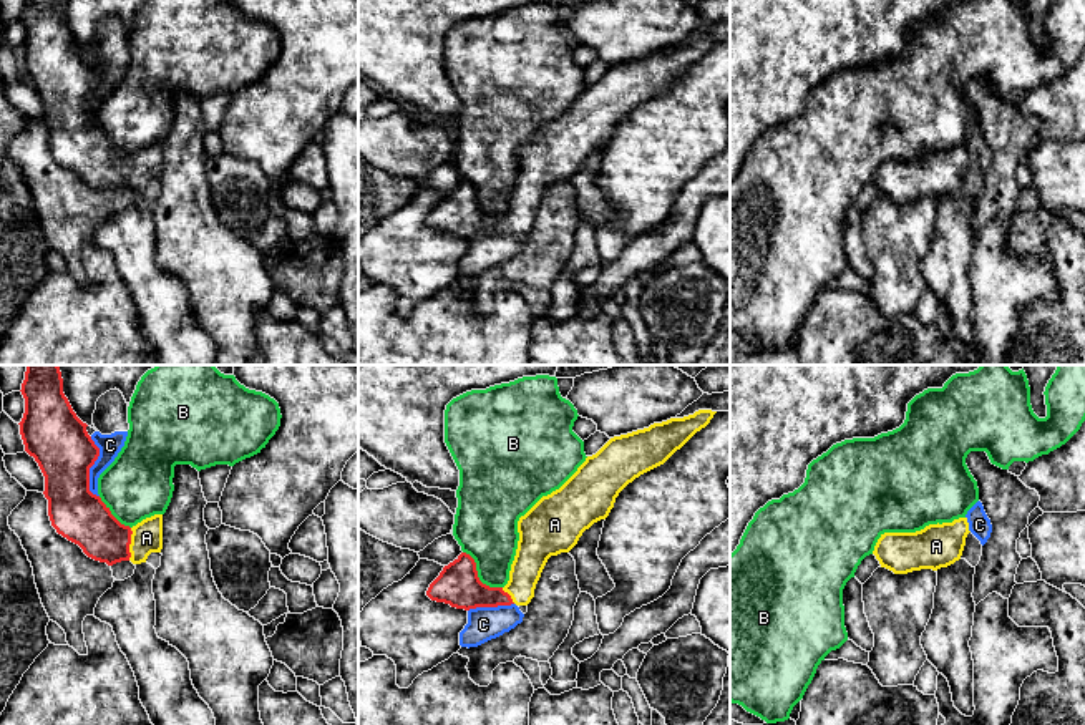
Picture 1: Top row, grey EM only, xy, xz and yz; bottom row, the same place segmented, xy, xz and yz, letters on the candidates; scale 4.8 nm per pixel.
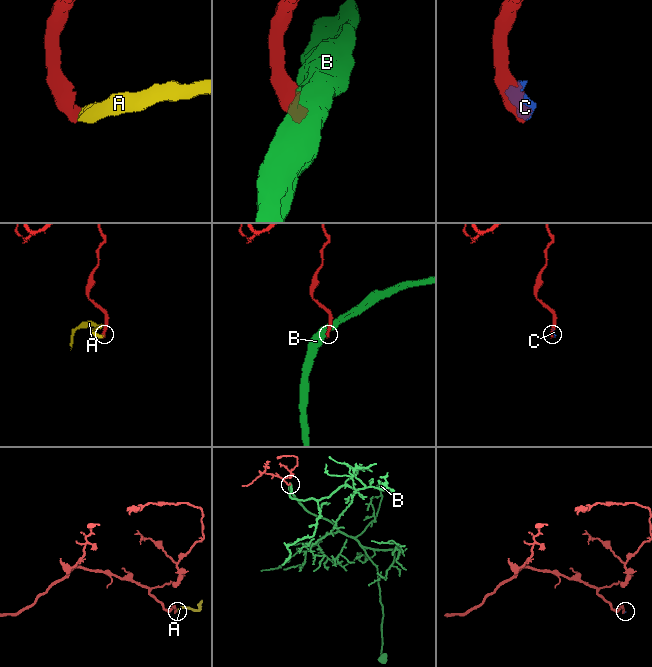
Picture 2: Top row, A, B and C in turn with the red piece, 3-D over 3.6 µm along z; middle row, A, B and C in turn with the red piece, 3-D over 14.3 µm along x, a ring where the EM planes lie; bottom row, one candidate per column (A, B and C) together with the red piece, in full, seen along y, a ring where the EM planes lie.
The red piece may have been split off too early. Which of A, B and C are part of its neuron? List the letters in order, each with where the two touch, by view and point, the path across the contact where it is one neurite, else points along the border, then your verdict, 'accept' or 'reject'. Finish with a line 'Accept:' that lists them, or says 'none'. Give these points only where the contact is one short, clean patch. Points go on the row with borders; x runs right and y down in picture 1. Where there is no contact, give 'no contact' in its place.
A: contact xy (130, 543); way xy (85, 520), (105, 540), (130, 543), (146, 538); accept
B: contact xz (476, 576); reject
C: contact xy (90, 467); reject
Accept: A

